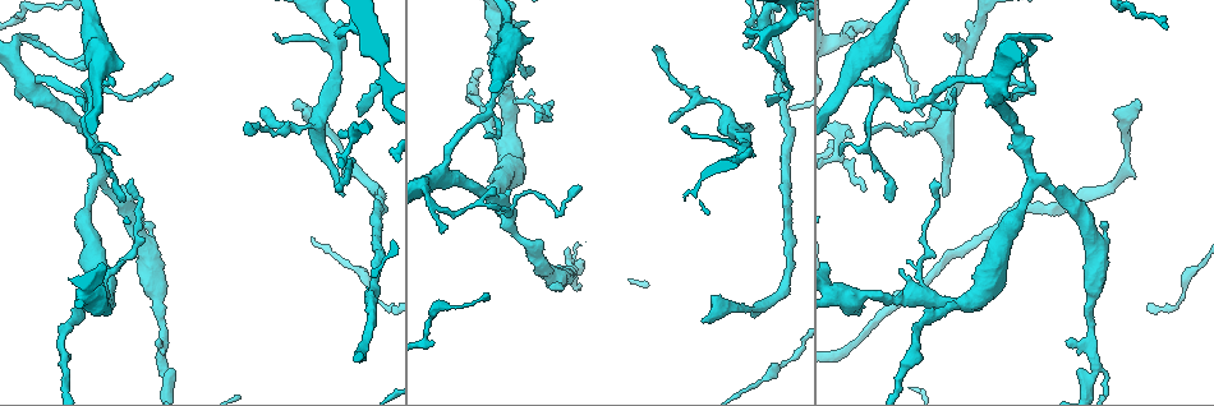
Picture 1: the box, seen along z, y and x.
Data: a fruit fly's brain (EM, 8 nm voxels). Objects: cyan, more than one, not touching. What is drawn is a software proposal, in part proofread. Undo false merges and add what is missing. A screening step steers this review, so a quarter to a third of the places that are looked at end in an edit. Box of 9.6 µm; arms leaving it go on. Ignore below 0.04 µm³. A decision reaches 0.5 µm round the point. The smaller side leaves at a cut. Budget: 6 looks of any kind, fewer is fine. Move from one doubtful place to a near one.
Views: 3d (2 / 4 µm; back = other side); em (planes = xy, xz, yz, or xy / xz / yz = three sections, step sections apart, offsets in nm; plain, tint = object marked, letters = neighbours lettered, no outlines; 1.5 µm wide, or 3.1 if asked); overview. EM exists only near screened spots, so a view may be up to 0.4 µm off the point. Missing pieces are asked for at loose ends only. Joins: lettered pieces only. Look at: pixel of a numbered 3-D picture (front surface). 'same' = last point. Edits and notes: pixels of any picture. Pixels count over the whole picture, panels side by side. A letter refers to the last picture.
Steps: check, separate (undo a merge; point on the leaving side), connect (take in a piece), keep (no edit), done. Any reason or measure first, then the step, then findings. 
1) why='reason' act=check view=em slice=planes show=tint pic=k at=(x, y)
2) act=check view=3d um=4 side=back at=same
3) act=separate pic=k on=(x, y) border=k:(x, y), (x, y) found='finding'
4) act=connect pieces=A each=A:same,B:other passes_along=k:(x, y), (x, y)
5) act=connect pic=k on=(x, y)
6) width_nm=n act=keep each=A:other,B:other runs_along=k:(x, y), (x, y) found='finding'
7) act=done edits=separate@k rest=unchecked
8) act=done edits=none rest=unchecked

why='long arm stops here' act=check view=3d um=4 pic=1 at=(582, 187)

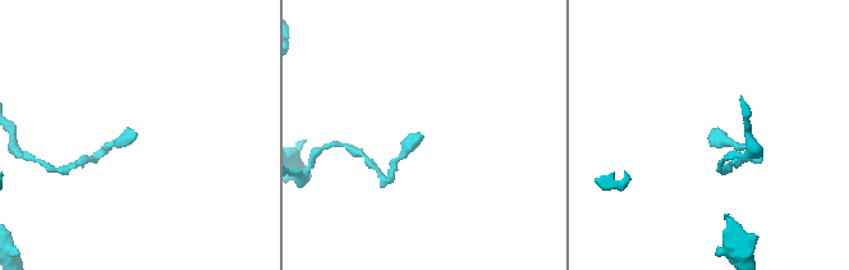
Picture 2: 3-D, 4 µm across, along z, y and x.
why='shape alone is not enough' act=check view=em slice=planes show=plain pic=2 at=(421, 136)

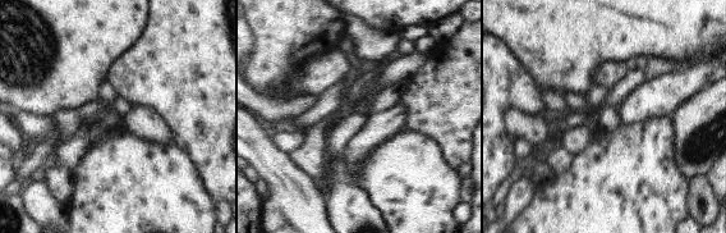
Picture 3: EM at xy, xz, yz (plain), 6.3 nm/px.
why='what lies round it' act=check view=em slice=planes show=letters at=same

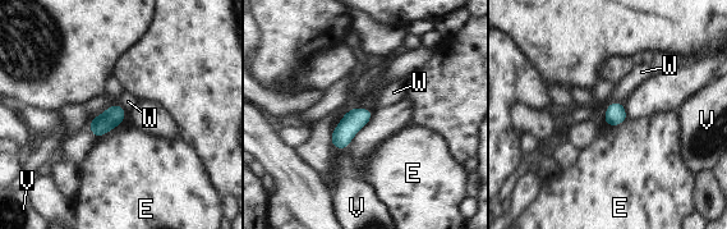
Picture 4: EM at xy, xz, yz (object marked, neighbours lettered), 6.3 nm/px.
longest_contact=E:150nm act=keep each=E:other,V:other,W:other found='no lettered piece goes on from it'

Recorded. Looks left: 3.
why='thick turns thin' act=check view=3d um=2 side=back pic=1 at=(857, 71)

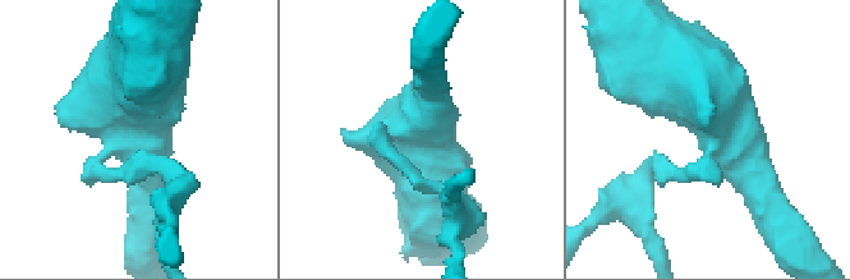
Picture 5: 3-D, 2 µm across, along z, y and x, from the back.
act=check view=em slice=yz step=4 show=letters pic=5 at=(125, 133)

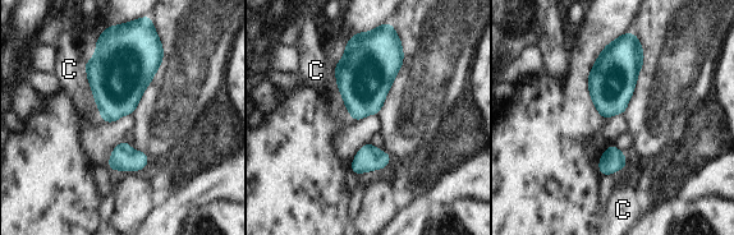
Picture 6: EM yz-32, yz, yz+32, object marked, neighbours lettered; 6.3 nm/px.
longest_contact=C:400nm act=separate pic=6 on=(123, 144) each=C:other border=6:(118, 144), (132, 152) found='two neurons meet here'

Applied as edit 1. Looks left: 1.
act=done edits=separate@6 rest=unchecked

